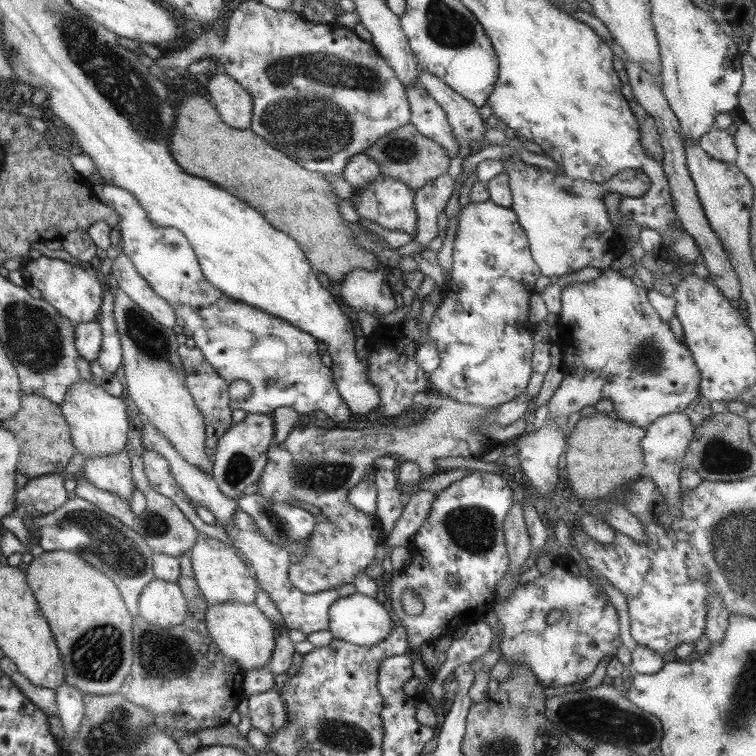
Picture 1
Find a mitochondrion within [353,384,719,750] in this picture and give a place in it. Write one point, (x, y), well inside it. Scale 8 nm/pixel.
(586, 718)

